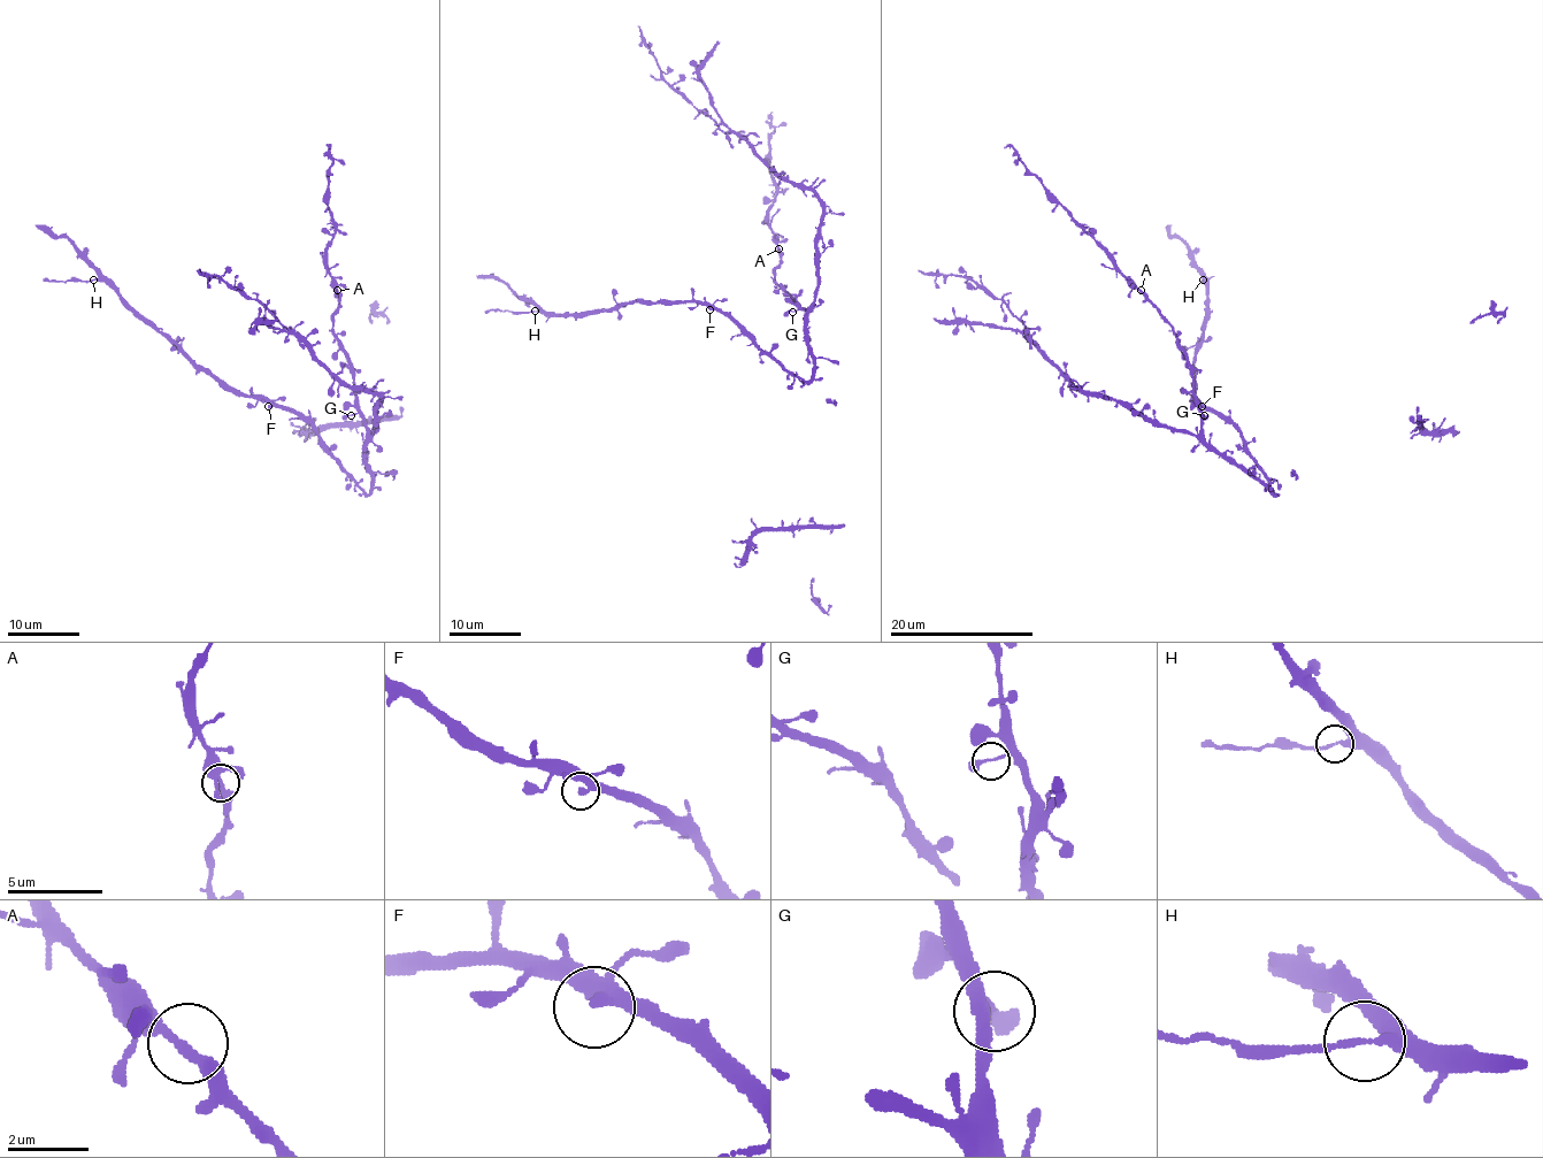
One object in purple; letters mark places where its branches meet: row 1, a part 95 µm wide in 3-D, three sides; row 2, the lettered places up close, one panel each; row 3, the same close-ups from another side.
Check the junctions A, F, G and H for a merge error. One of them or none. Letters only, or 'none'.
H

